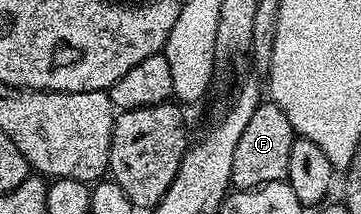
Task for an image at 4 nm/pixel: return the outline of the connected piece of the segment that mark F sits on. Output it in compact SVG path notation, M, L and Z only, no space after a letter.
M274 101L260 102L257 113L245 125L241 137L237 140L237 149L233 153L233 173L231 186L237 191L252 191L266 183L278 183L286 180L289 169L289 153L296 138L289 117Z

